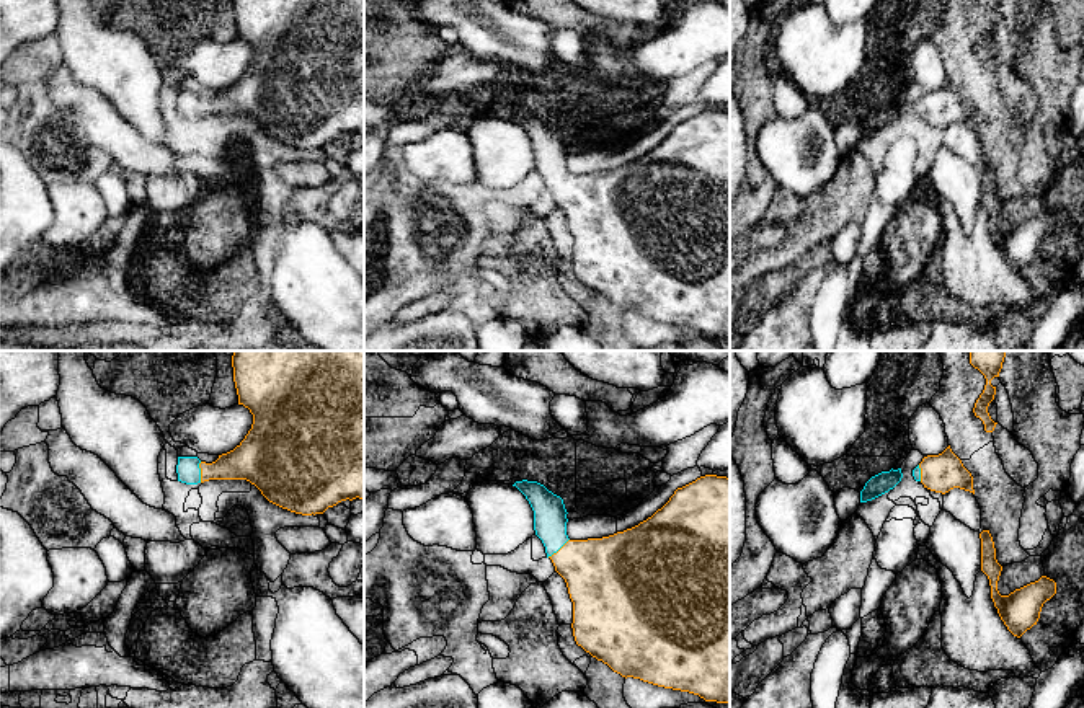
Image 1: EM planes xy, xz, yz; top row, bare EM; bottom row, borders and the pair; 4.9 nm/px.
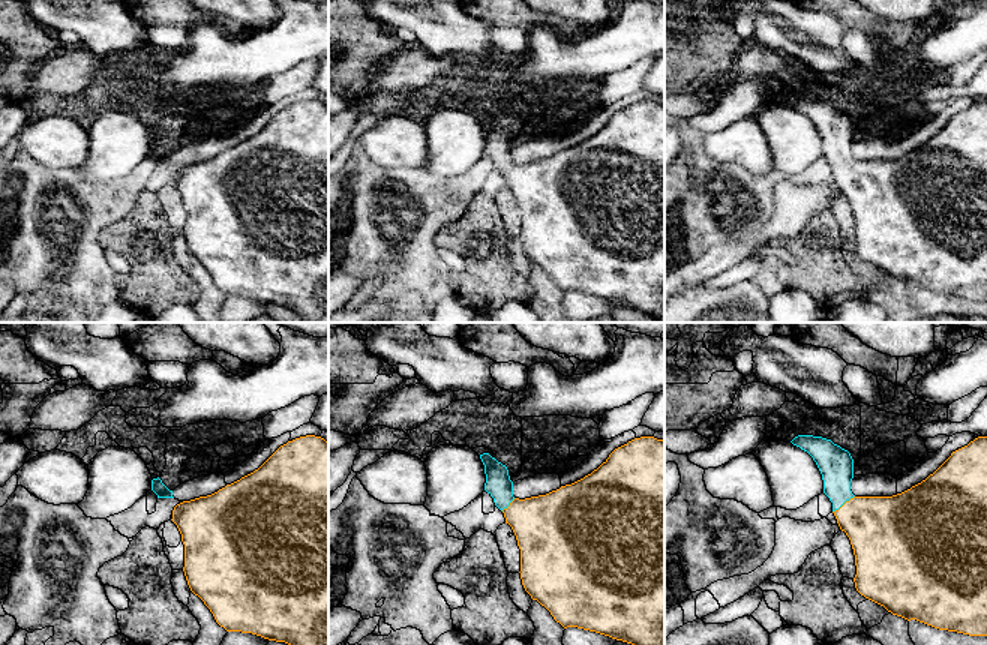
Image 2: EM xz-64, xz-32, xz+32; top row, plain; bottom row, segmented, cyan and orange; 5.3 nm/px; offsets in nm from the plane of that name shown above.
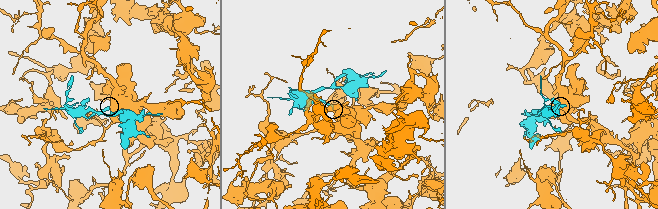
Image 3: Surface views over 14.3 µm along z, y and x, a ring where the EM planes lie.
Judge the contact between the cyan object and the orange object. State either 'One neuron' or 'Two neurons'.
One neuron

